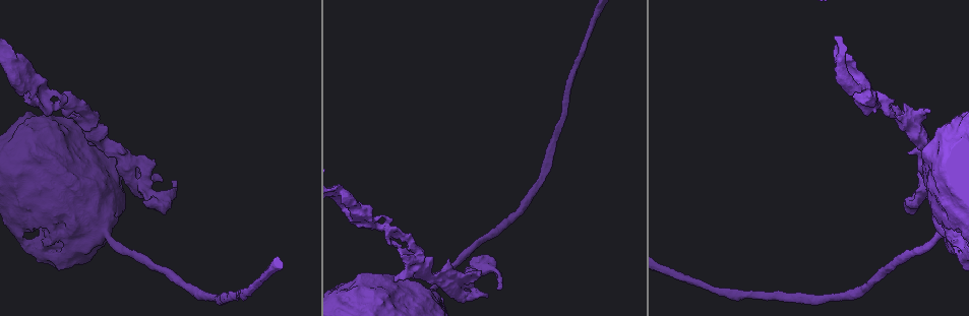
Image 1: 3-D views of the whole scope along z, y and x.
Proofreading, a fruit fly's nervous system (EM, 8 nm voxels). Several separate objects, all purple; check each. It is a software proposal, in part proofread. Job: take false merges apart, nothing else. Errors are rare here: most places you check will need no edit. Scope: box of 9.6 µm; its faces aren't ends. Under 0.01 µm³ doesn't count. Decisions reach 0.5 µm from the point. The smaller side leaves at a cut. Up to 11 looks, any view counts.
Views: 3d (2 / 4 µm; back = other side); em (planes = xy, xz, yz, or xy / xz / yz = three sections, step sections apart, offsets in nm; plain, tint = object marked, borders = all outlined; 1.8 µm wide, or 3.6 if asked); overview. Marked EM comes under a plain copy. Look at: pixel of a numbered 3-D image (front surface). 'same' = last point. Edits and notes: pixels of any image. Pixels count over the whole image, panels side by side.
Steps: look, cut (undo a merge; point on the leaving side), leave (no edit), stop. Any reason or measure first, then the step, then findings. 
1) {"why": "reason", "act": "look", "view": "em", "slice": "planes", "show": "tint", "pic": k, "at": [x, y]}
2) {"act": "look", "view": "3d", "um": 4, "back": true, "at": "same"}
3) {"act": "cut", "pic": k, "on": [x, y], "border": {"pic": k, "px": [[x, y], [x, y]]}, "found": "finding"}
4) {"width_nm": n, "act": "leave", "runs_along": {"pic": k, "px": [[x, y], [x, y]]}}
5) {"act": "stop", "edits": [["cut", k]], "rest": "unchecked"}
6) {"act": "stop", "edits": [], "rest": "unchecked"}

{"why": "sharp bend", "act": "look", "view": "em", "slice": "planes", "show": "borders", "pic": 1, "at": [858, 87]}

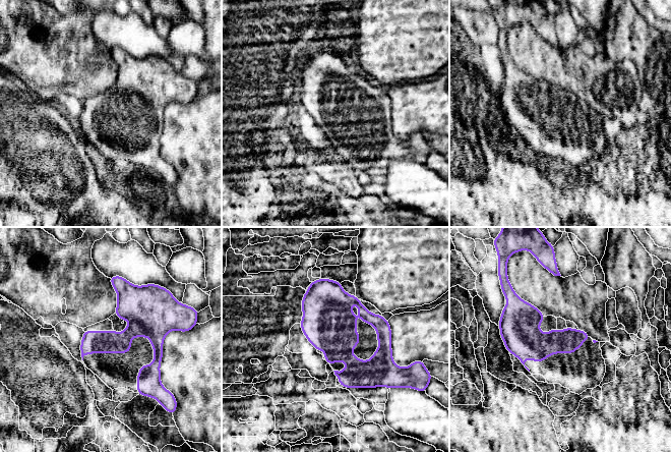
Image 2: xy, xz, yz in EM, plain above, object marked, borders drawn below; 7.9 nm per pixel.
{"width_nm": 180, "act": "leave", "runs_along": {"pic": 2, "px": [[113, 280], [156, 326], [157, 362], [140, 392]]}, "found": "all the same neuron"}

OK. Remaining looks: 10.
{"why": "three-way junction", "act": "look", "view": "3d", "um": 4, "pic": 1, "at": [911, 125]}

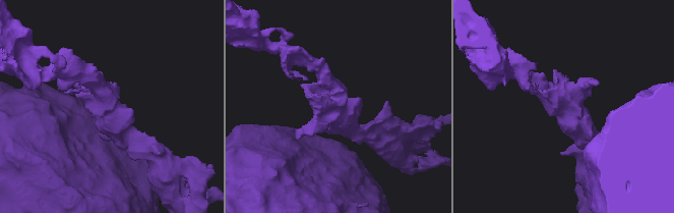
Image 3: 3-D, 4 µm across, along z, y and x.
{"act": "look", "view": "em", "slice": "planes", "show": "borders", "pic": 3, "at": [564, 107]}

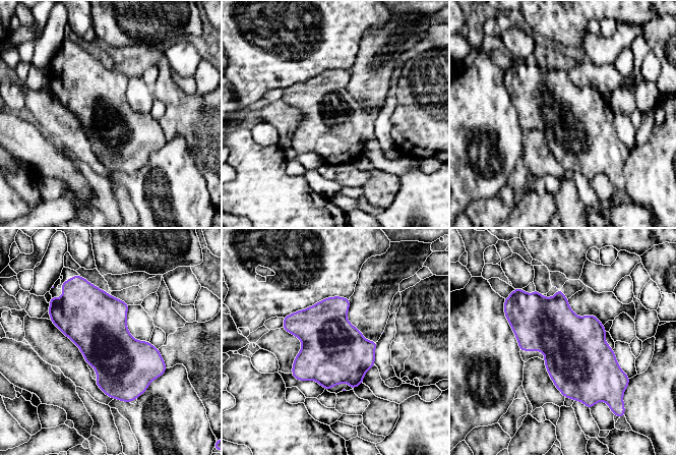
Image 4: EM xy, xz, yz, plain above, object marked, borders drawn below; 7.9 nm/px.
{"act": "leave", "found": "all the same neuron"}

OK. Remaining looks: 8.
{"why": "thick turns thin", "act": "look", "view": "em", "um": 3.6, "slice": "yz", "step": 4, "show": "tint", "pic": 1, "at": [99, 224]}

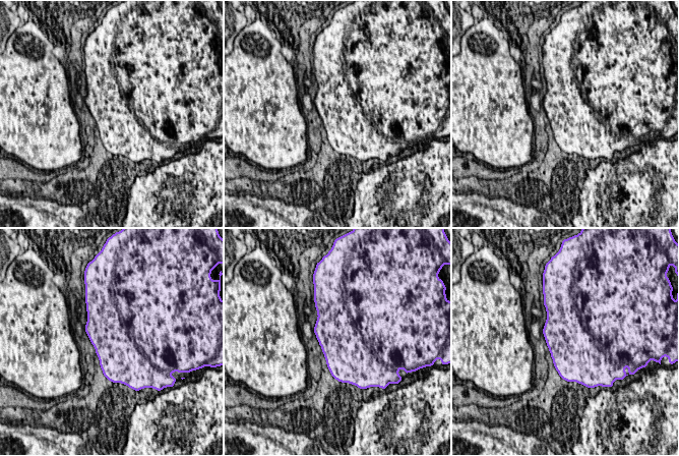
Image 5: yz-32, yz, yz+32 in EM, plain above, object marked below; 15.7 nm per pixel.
{"why": "cut it another way", "act": "look", "view": "em", "um": 3.6, "slice": "planes", "show": "tint", "at": "same"}

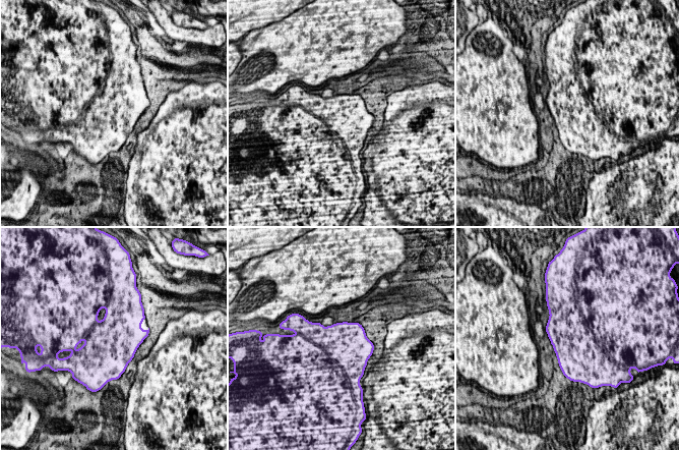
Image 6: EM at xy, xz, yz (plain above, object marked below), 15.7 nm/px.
{"act": "leave", "found": "all the same neuron"}

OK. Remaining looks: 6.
{"why": "calibre changes", "act": "look", "view": "3d", "um": 2, "pic": 1, "at": [173, 194]}

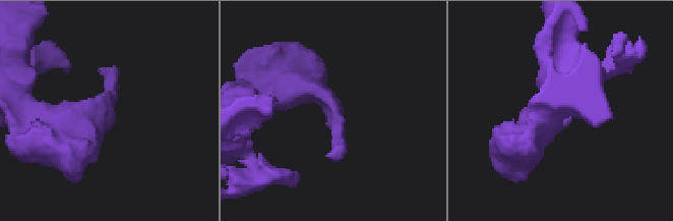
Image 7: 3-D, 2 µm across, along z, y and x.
{"act": "look", "view": "em", "slice": "yz", "step": 4, "show": "tint", "pic": 7, "at": [334, 109]}

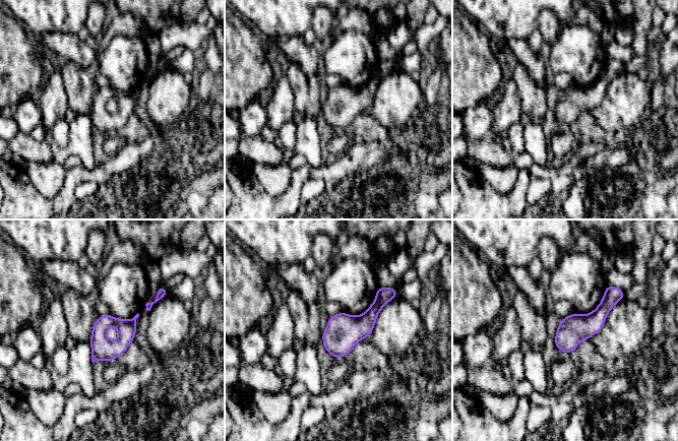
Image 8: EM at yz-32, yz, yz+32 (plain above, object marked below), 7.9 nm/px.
{"act": "leave", "found": "one neuron here"}

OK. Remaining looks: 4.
{"act": "stop", "edits": [], "rest": "unchecked"}

